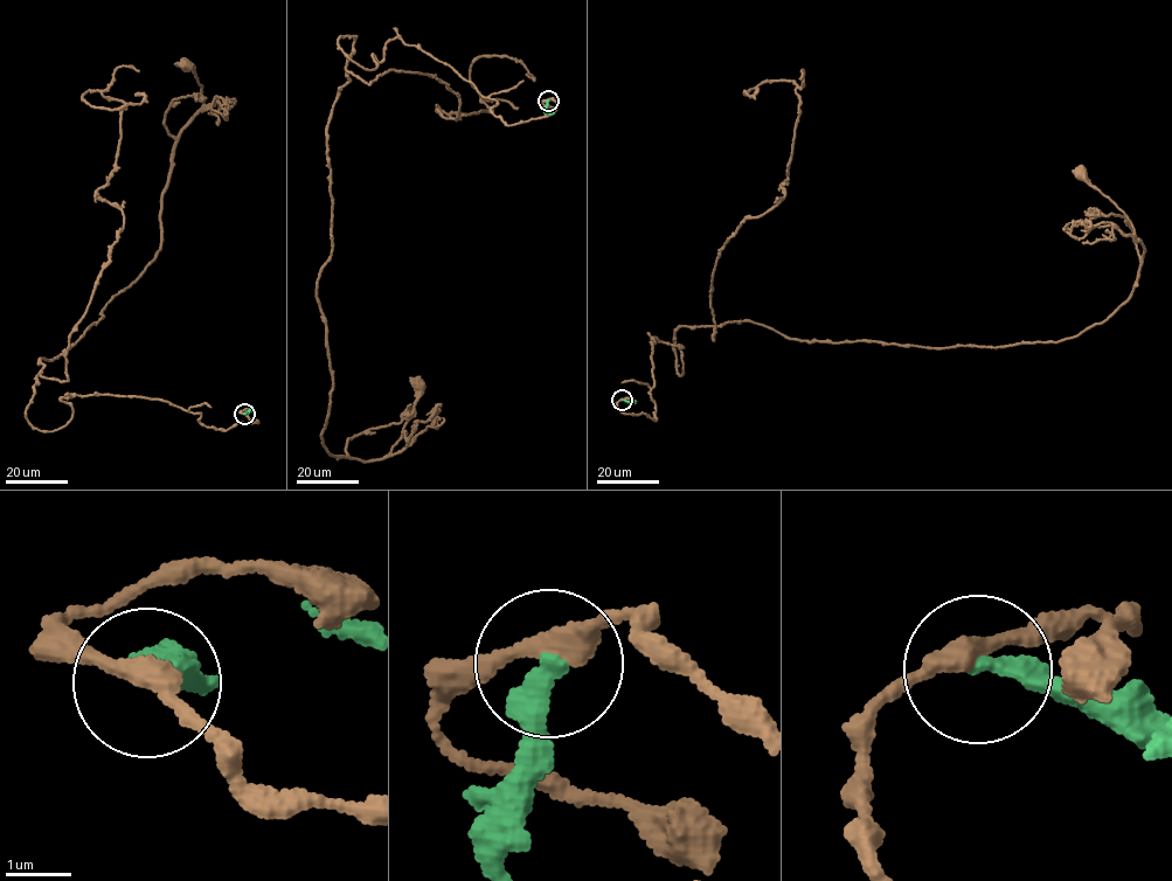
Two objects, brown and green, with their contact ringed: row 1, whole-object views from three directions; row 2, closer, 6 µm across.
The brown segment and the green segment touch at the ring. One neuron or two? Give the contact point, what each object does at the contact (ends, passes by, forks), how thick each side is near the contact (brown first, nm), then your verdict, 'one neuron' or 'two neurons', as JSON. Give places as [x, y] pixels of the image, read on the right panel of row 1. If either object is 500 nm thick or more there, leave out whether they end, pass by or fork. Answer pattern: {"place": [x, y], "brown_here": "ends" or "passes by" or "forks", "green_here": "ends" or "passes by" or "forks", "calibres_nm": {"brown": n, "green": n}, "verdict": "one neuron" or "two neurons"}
{"place": [622, 400], "brown_here": "passes by", "green_here": "ends", "calibres_nm": {"brown": 320, "green": 320}, "verdict": "two neurons"}

